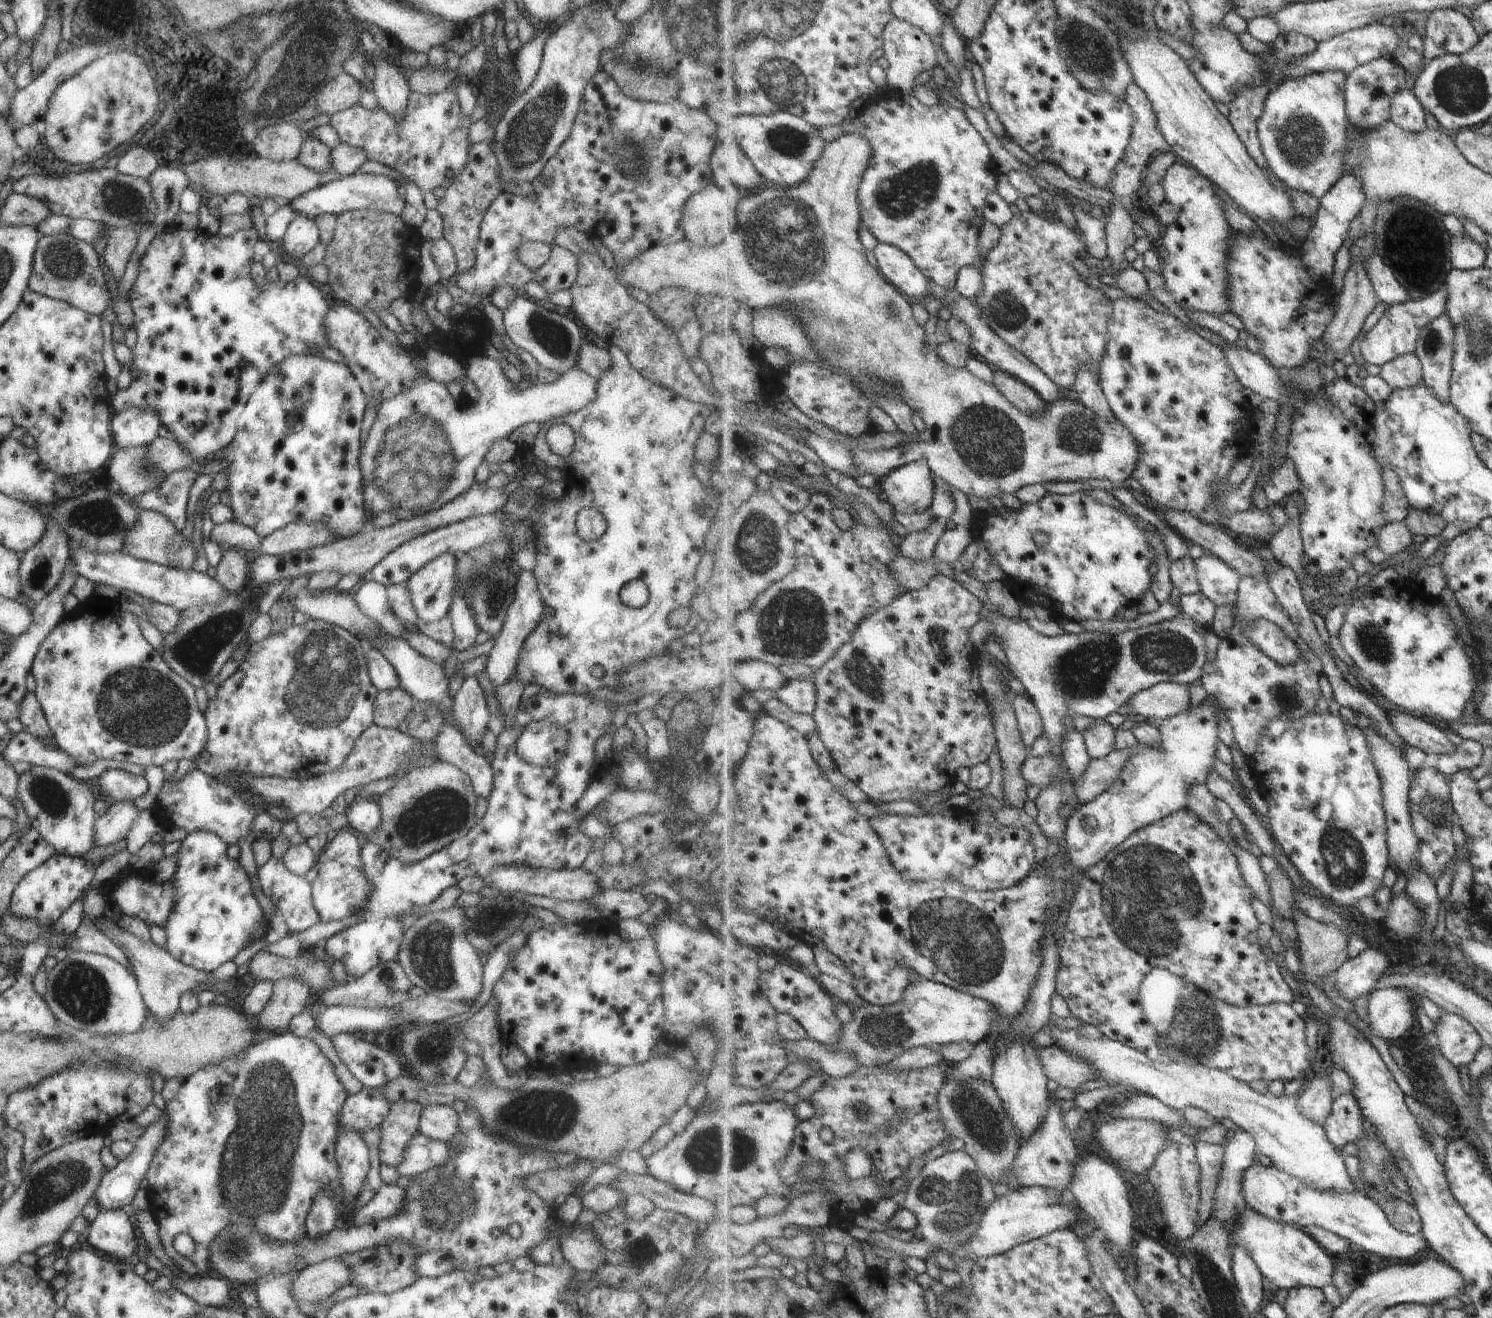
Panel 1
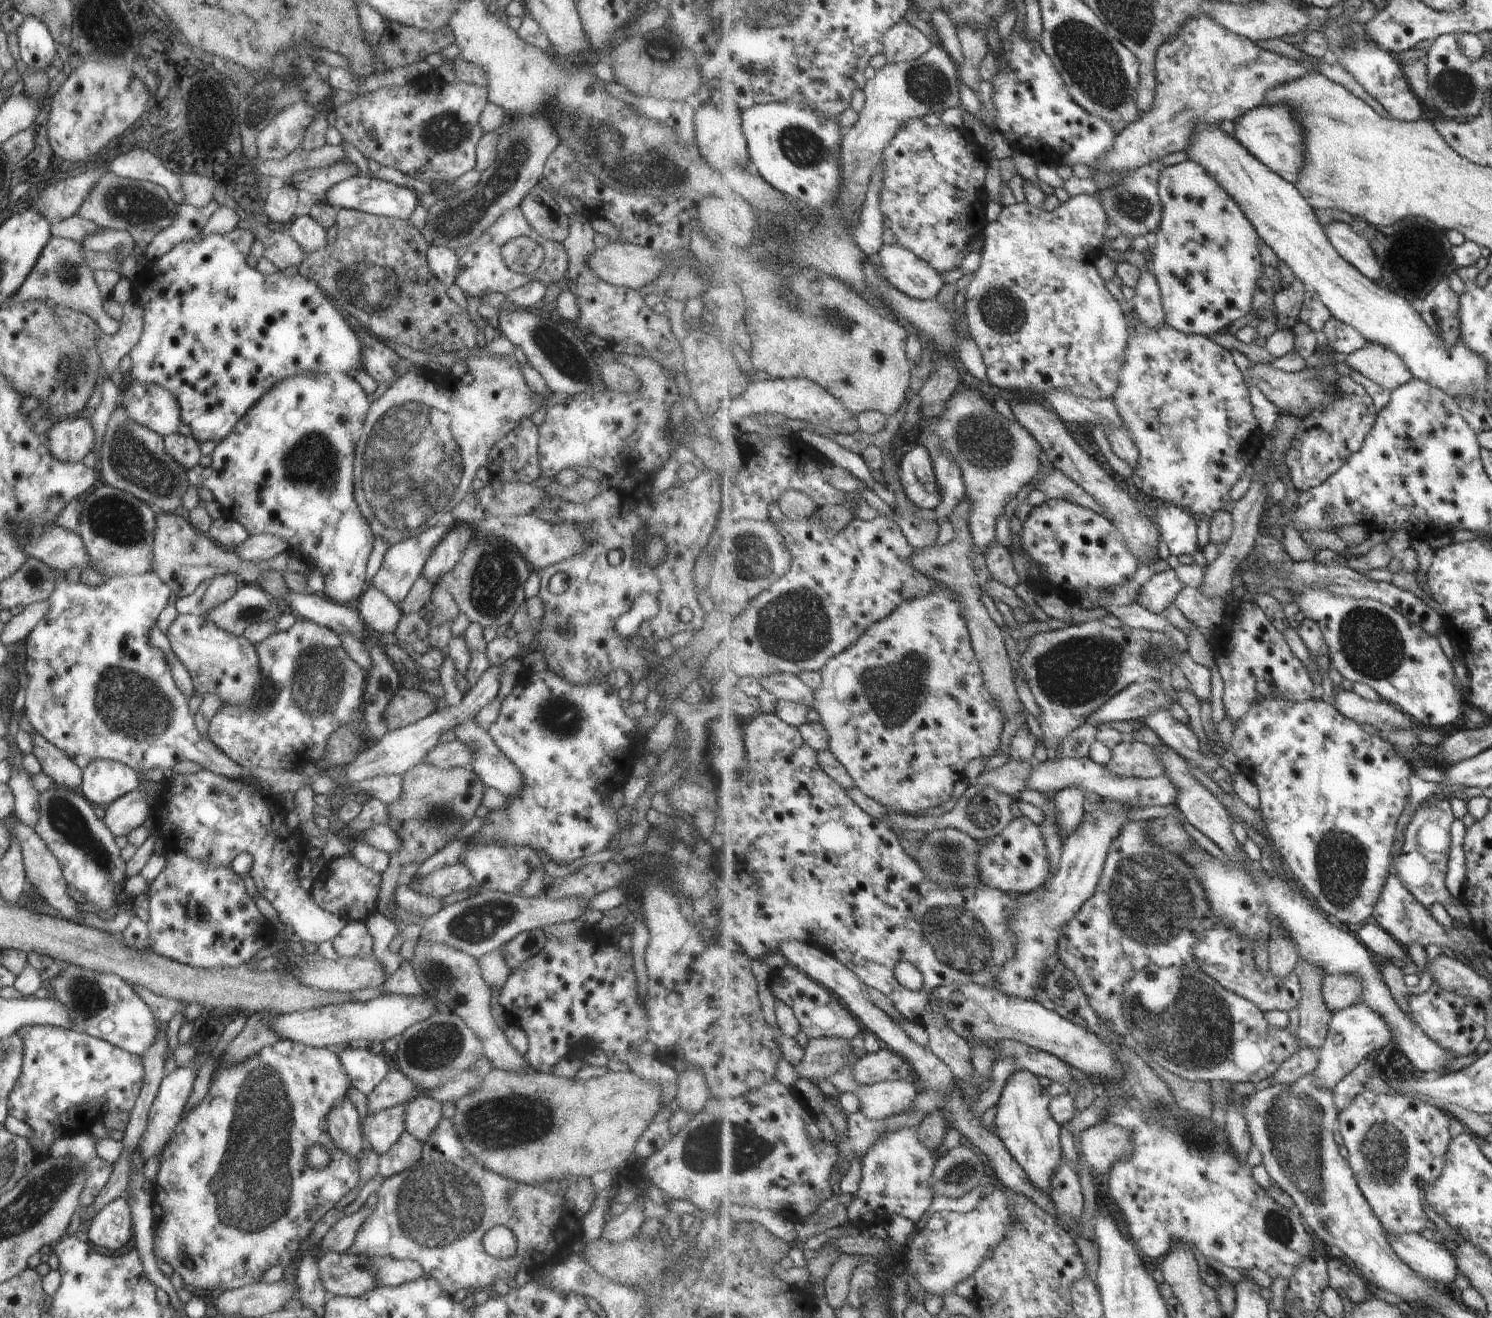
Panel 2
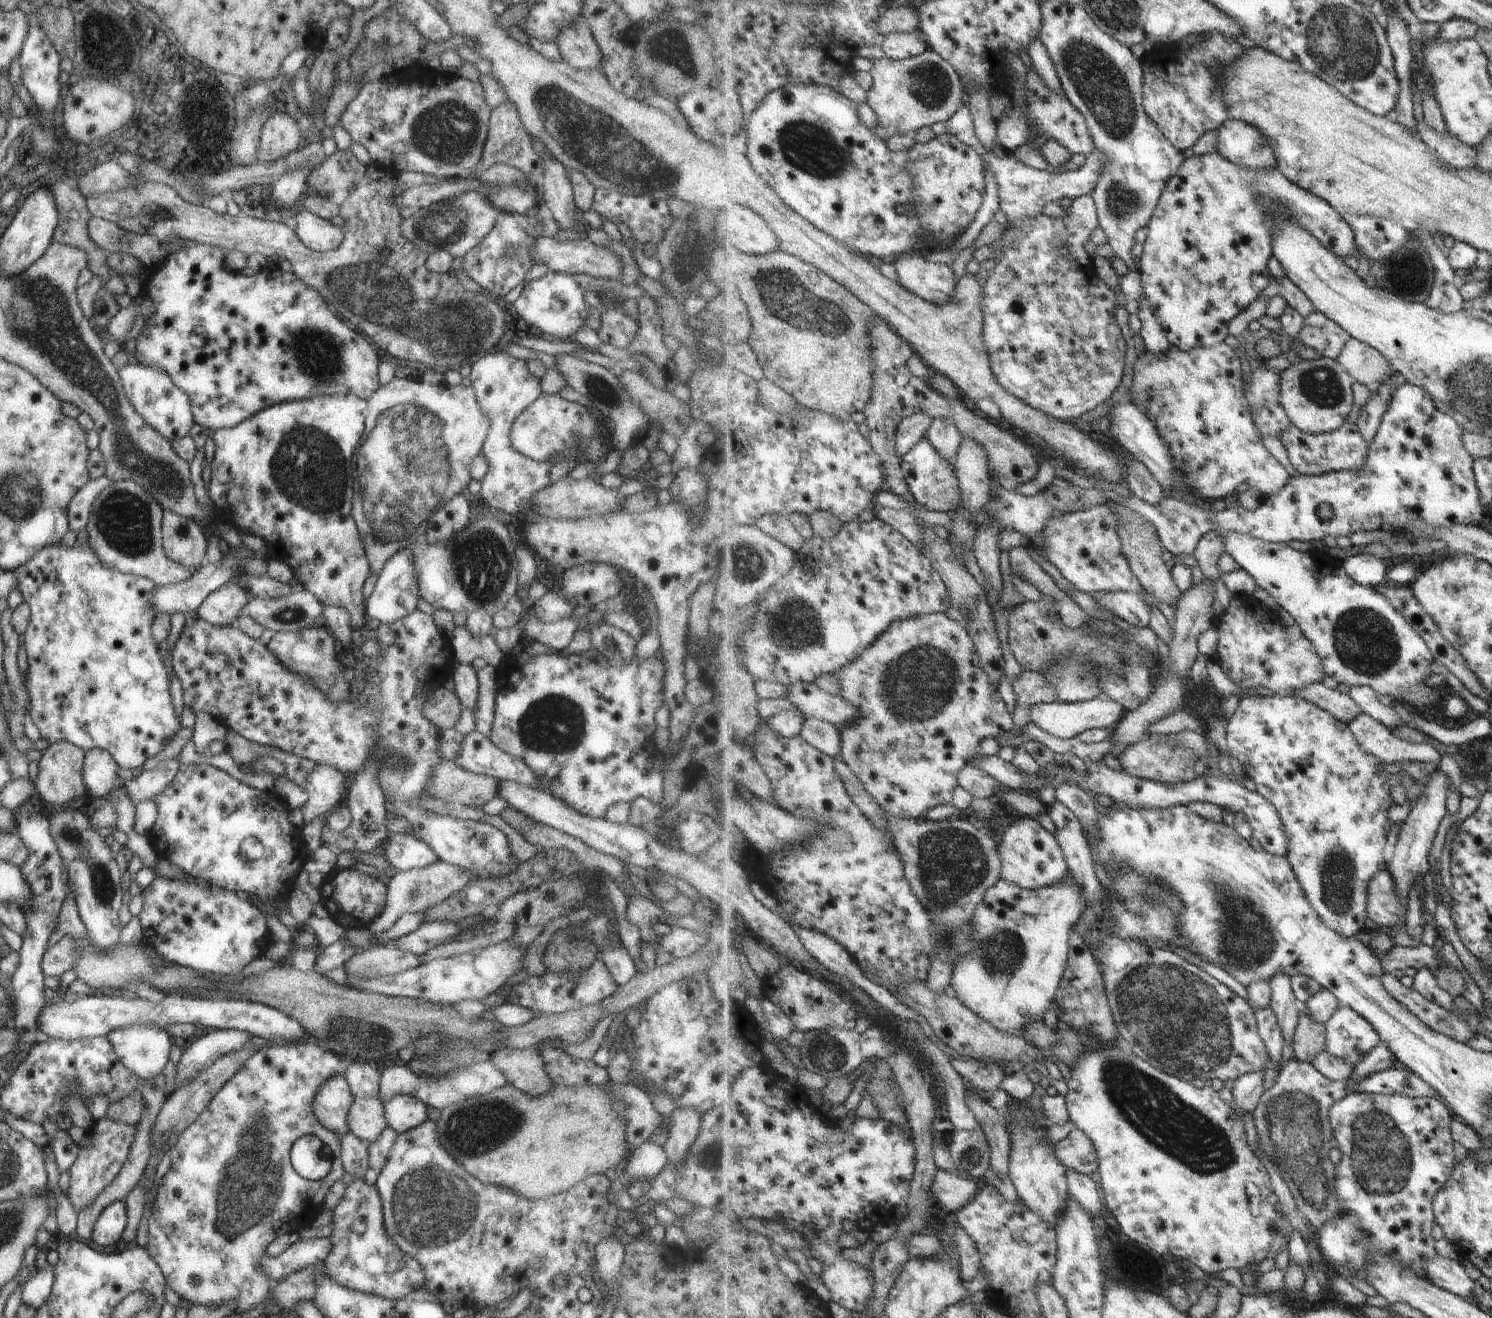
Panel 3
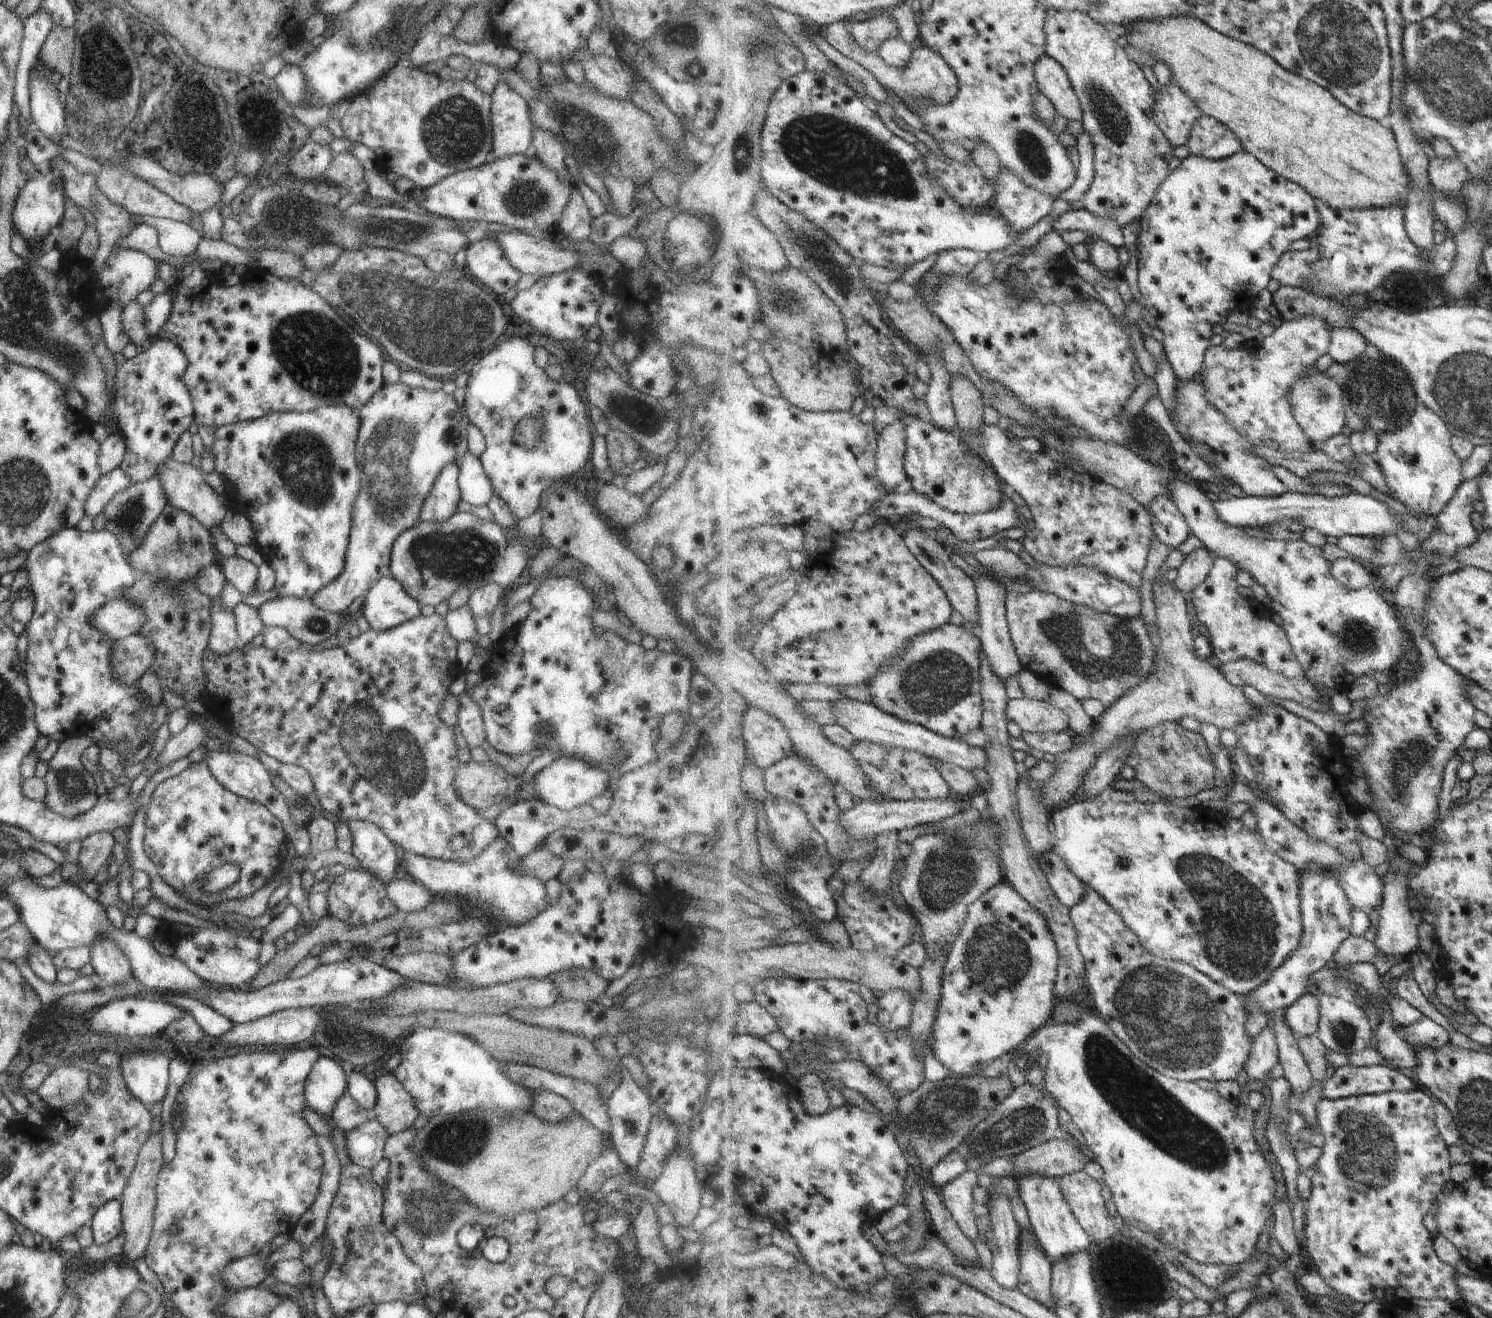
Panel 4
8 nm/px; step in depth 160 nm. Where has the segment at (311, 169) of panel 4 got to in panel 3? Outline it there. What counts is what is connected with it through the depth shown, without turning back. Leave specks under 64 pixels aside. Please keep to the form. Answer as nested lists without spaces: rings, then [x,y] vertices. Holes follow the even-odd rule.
[[[295,169],[283,173],[273,184],[270,201],[279,209],[289,208],[301,193],[308,191],[306,178],[311,169]]]

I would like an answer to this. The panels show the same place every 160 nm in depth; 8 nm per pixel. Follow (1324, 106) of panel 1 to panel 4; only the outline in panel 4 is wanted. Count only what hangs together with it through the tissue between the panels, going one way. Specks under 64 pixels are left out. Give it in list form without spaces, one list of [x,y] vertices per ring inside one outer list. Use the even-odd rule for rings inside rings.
[[[1203,116],[1196,122],[1192,137],[1185,146],[1191,154],[1213,160],[1226,159],[1245,151],[1237,133],[1210,116]]]

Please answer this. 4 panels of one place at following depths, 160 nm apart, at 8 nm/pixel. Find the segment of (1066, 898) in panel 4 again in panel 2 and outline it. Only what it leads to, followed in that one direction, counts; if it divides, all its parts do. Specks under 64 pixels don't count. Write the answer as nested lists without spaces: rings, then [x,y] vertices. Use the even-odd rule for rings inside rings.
[[[1021,815],[1013,819],[1007,828],[997,836],[982,842],[984,849],[979,851],[977,860],[979,867],[979,878],[984,885],[1004,890],[1008,893],[1032,893],[1047,884],[1046,880],[1050,873],[1050,858],[1046,849],[1046,844],[1040,829],[1033,820]]]

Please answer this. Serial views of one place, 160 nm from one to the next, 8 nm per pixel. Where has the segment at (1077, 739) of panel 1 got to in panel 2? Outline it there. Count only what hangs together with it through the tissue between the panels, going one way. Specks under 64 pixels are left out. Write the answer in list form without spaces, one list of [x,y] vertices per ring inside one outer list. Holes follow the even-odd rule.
[[[1065,787],[1056,794],[1056,817],[1066,838],[1071,831],[1078,829],[1085,814],[1083,804],[1085,791],[1082,788]]]

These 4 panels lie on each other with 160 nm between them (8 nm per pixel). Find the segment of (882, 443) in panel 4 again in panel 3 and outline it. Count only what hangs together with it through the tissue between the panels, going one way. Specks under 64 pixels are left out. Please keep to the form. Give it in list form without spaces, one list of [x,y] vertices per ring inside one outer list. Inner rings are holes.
[[[916,412],[904,418],[896,432],[896,453],[904,457],[924,438],[934,423],[934,418],[926,412]]]

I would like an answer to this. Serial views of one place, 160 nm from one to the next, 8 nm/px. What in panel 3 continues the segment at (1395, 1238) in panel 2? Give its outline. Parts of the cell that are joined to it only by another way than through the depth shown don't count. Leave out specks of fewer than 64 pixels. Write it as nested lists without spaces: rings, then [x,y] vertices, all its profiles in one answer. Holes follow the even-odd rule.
[[[1435,1254],[1435,1257],[1428,1258],[1425,1262],[1424,1269],[1433,1284],[1473,1301],[1476,1281],[1469,1278],[1459,1259],[1451,1260]]]

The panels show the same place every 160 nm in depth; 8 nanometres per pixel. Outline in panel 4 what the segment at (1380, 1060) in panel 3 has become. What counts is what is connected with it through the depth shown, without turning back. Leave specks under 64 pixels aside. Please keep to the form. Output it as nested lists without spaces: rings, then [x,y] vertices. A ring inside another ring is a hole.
[[[1384,1004],[1384,1018],[1376,1029],[1376,1049],[1386,1058],[1386,1066],[1416,1068],[1416,1054],[1412,1046],[1396,1031],[1390,1006]]]

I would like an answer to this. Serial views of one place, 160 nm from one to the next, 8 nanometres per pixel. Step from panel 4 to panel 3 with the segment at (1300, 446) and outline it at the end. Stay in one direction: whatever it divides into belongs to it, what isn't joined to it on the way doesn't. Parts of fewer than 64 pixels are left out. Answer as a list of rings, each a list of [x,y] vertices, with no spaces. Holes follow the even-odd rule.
[[[1317,311],[1305,317],[1297,339],[1312,349],[1318,350],[1323,357],[1338,359],[1352,336],[1324,312]],[[1262,366],[1250,372],[1251,382],[1247,382],[1246,397],[1250,402],[1252,419],[1256,422],[1262,436],[1275,436],[1287,430],[1292,422],[1281,404],[1281,372],[1267,370]]]

